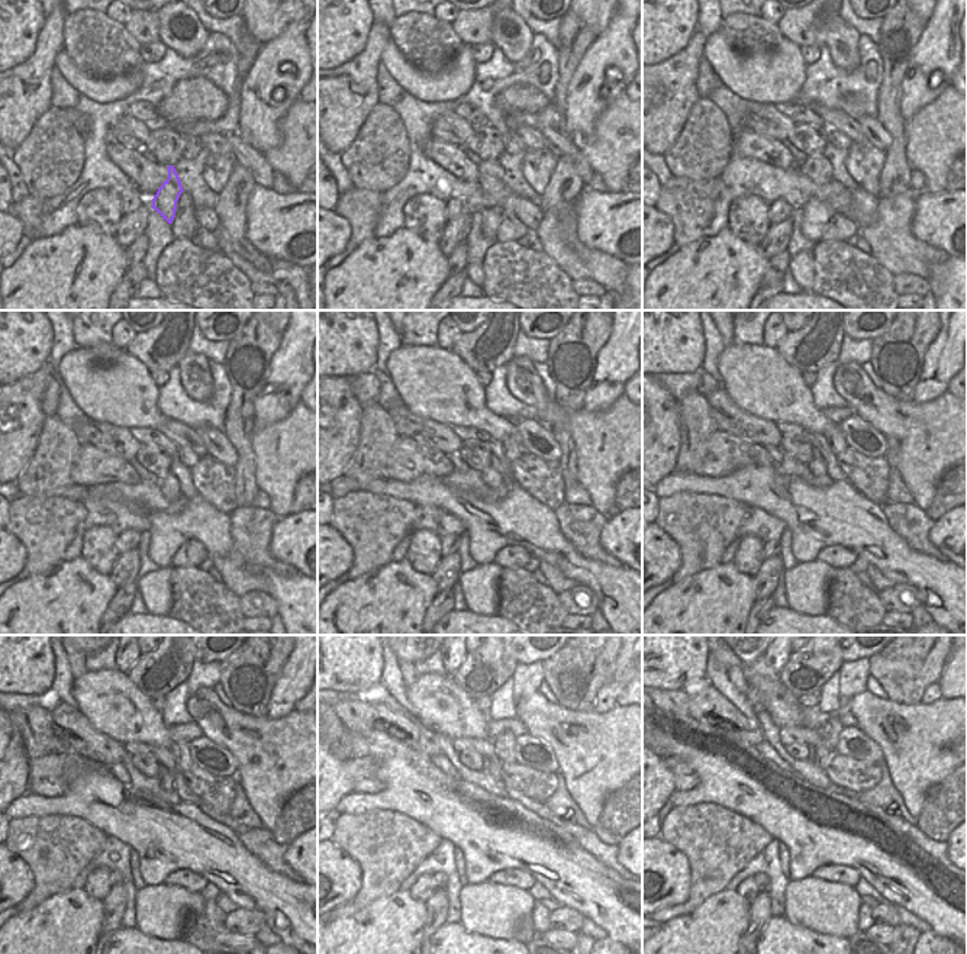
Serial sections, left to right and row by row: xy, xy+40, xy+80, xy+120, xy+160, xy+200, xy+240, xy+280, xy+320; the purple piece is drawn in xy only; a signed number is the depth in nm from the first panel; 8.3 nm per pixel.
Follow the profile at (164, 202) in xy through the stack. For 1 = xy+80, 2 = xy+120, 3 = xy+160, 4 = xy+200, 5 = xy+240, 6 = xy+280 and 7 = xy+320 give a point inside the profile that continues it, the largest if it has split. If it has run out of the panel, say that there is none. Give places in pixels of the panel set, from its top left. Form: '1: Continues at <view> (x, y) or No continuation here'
1: Continues at xy+80 (816, 168)
2: Continues at xy+120 (168, 486)
3: Continues at xy+160 (493, 479)
4: Continues at xy+200 (816, 466)
5: Continues at xy+240 (165, 774)
6: Continues at xy+280 (492, 766)
7: Continues at xy+320 (821, 750)

